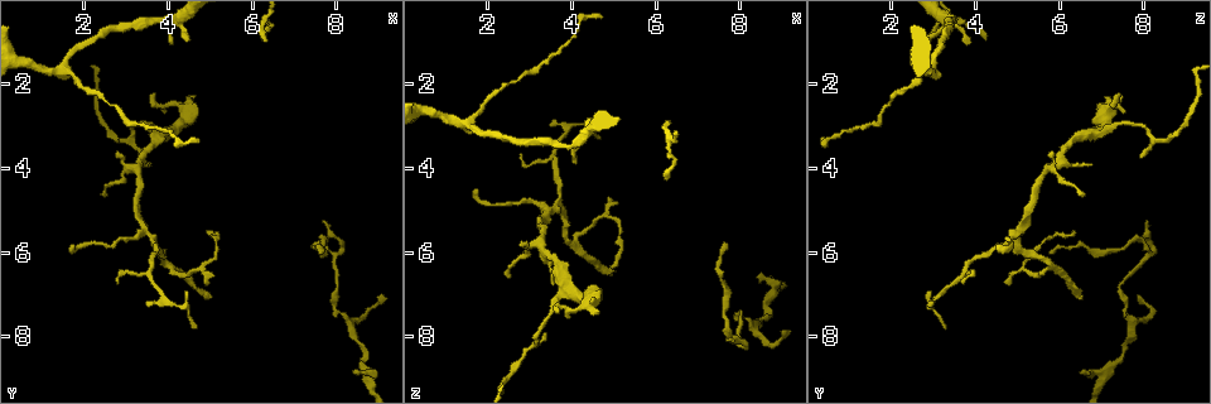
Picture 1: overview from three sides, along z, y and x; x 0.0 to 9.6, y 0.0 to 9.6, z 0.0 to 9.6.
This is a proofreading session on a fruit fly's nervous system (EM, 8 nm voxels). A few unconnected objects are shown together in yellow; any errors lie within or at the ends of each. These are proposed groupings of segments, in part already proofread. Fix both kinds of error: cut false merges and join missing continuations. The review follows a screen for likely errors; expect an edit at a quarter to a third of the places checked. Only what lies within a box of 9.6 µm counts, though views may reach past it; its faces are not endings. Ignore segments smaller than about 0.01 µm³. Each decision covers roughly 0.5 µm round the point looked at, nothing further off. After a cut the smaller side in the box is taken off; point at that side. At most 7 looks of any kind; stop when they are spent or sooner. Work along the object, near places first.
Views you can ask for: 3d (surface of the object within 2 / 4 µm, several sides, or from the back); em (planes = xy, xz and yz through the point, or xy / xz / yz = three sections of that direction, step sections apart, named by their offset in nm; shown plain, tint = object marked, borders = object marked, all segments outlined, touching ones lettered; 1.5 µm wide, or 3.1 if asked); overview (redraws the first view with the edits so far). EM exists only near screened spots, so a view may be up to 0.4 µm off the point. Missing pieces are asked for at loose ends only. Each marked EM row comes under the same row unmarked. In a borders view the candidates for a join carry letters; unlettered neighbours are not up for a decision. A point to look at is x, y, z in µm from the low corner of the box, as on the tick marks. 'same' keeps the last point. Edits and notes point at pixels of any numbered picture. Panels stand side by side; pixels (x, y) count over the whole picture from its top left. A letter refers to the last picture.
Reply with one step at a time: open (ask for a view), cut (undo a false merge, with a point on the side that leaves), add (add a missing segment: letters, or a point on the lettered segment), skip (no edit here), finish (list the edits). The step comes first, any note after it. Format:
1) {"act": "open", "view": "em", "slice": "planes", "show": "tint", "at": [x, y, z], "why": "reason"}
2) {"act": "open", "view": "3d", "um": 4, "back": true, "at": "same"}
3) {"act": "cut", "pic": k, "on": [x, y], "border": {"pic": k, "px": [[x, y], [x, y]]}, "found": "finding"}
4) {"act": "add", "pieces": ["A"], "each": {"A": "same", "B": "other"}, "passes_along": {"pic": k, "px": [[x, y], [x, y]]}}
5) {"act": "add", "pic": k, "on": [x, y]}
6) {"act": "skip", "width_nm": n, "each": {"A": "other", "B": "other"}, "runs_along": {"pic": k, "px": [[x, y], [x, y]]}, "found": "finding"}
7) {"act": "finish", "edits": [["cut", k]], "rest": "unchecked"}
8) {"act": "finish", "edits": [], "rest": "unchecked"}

{"act": "open", "view": "em", "slice": "planes", "show": "borders", "at": [4.10, 1.00, 3.85], "why": "an open end"}

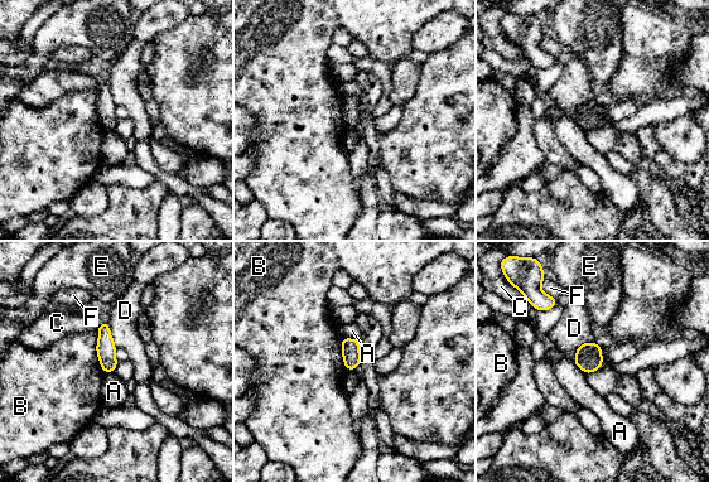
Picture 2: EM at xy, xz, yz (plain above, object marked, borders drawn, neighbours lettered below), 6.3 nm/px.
{"act": "skip", "width_nm": 110, "longest_contact_nm": ["B", 260], "each": {"A": "other", "B": "other", "C": "other", "D": "other", "E": "other", "F": "other"}, "found": "no lettered segment goes on from it"}

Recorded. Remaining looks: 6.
{"act": "open", "view": "3d", "um": 2, "at": [4.90, 7.10, 6.55], "why": "thin end"}

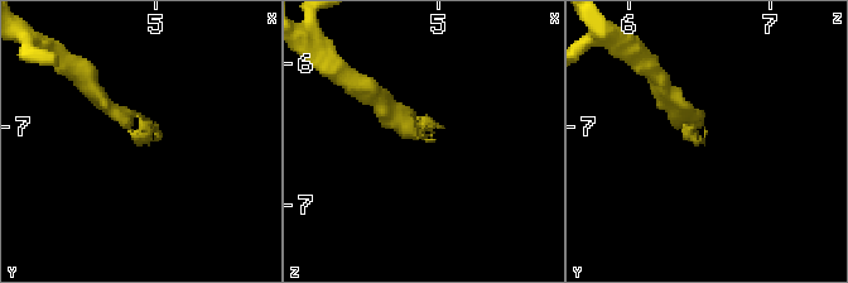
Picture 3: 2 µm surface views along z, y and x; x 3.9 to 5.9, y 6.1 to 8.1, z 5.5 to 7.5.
{"act": "open", "view": "em", "slice": "yz", "step": 4, "show": "tint", "at": [4.86, 7.12, 6.52], "why": "need the tissue"}

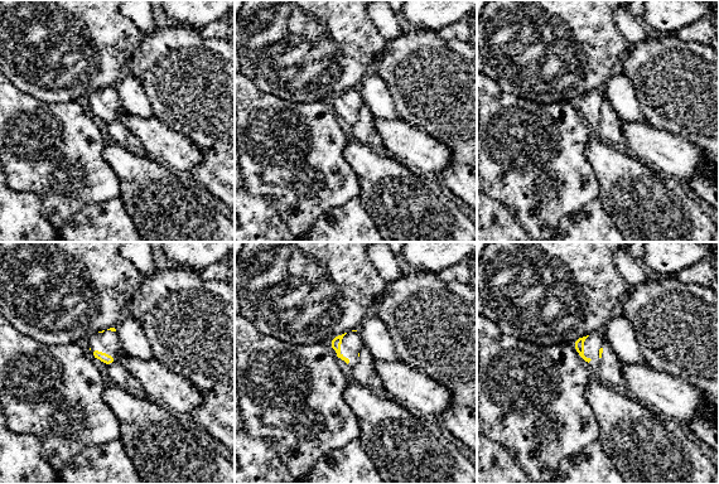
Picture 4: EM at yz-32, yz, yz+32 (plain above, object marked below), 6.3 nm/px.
{"act": "open", "view": "em", "slice": "planes", "show": "borders", "at": "same"}

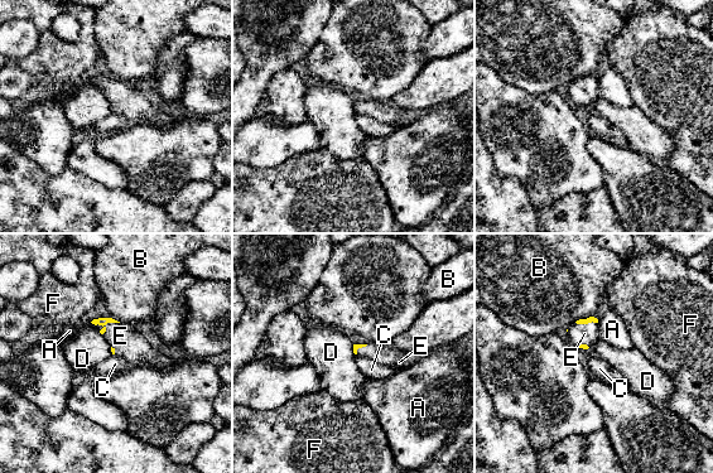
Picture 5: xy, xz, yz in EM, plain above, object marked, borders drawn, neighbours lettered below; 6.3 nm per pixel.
{"act": "add", "pieces": ["E"], "longest_contact_nm": ["E", 150], "each": {"A": "other", "B": "other", "C": "other", "D": "other", "E": "same", "F": "other"}, "passes_along": {"pic": 5, "px": [[99, 321], [107, 322], [129, 343]]}, "found": "the cell continues"}

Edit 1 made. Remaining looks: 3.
{"act": "open", "view": "overview", "why": "see it whole again"}

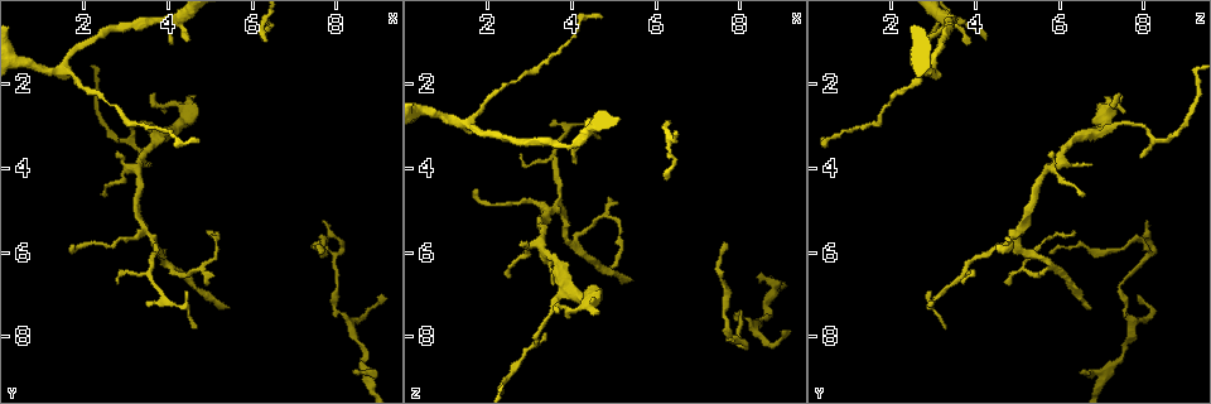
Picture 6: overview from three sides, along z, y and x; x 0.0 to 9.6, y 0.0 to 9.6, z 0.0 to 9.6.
{"act": "open", "view": "3d", "um": 2, "at": [3.90, 3.15, 6.90], "why": "calibre changes"}

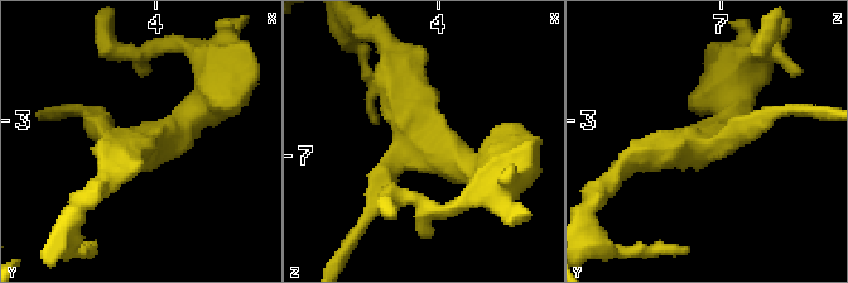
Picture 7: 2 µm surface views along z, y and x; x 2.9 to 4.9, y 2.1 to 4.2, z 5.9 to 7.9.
{"act": "open", "view": "em", "slice": "planes", "show": "borders", "at": [3.96, 3.16, 6.88], "arms": 3, "why": "shape alone is not enough"}

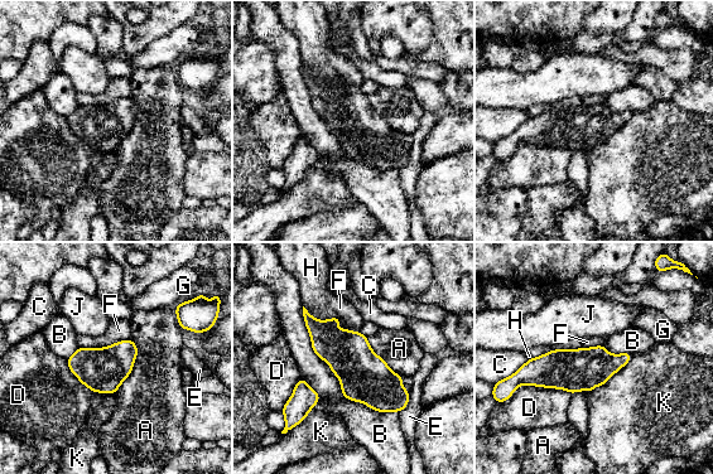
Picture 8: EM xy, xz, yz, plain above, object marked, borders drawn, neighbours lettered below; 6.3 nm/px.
{"act": "skip", "each": {"A": "other", "B": "other", "C": "other", "D": "other", "E": "other", "F": "other", "G": "other", "H": "other", "J": "other", "K": "other"}, "border": {"pic": 8, "px": [[130, 338], [104, 347], [80, 348]]}, "found": "one cell here"}

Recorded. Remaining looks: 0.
{"act": "finish", "edits": [["add", 5]], "rest": "unchecked"}

